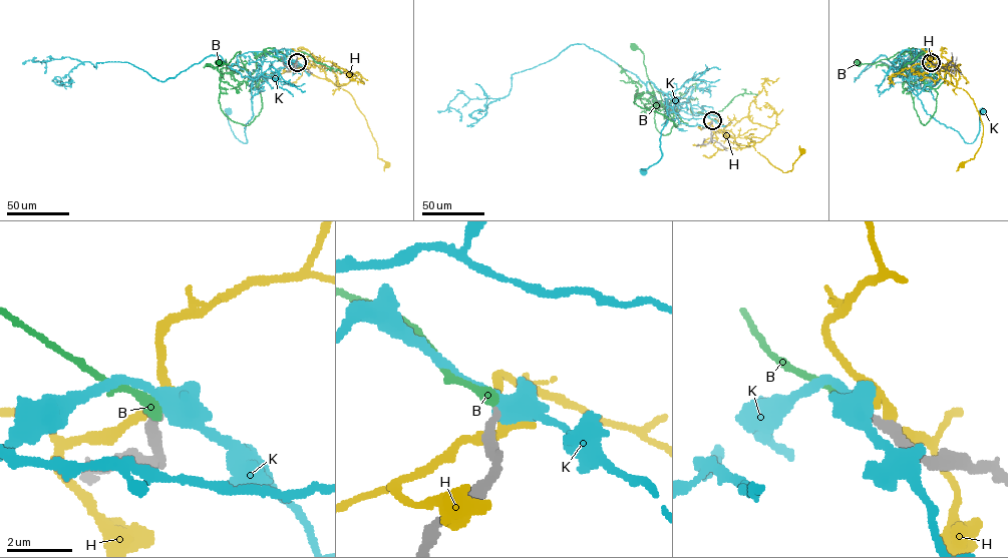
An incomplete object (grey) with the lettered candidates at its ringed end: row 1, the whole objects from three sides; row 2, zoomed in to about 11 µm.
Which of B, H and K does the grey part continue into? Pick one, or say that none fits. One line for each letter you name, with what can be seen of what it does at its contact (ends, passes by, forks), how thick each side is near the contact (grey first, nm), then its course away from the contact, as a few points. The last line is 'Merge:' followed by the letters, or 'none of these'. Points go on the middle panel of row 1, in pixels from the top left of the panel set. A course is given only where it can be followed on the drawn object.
Merge: none of these

